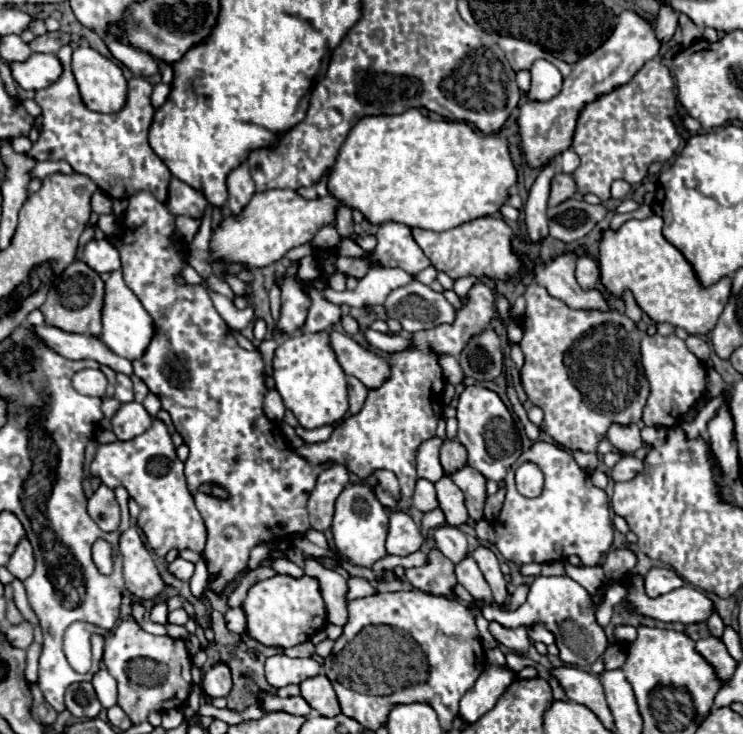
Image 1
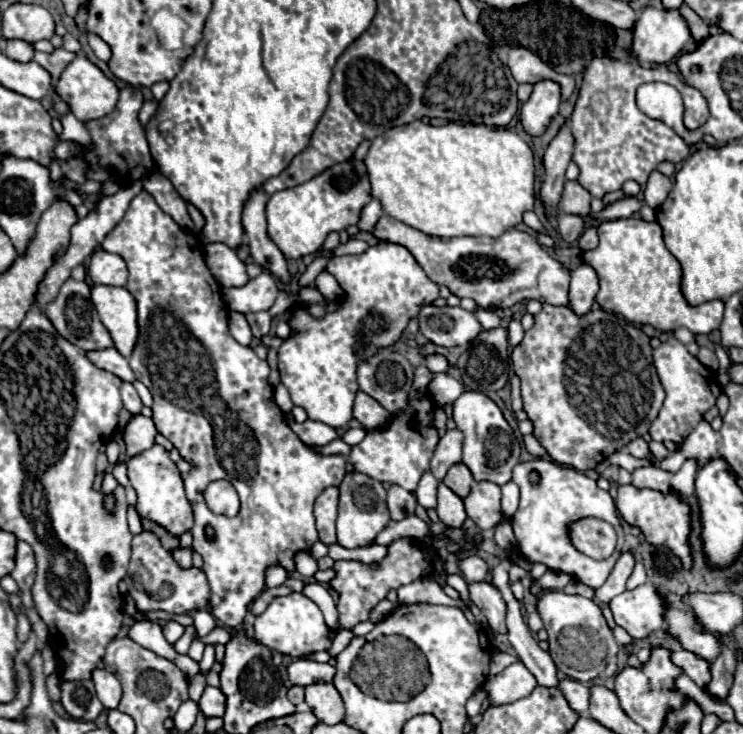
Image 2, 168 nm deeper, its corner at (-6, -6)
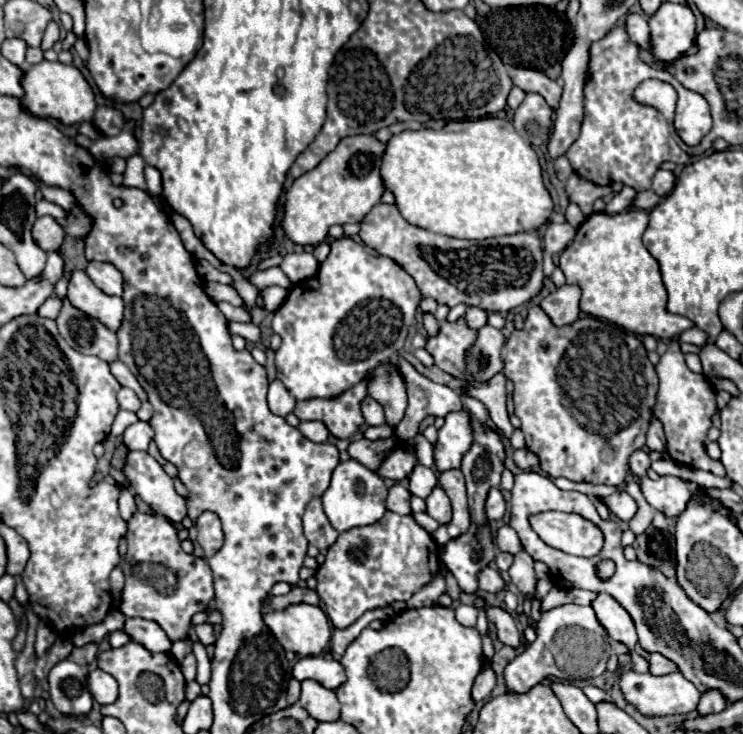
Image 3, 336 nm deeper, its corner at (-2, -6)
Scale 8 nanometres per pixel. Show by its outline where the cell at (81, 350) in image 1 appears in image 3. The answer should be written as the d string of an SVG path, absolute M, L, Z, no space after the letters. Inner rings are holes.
M120 360L112 362L112 364L110 364L110 370L112 370L114 378L116 378L116 380L118 380L122 386L132 388L132 390L138 394L138 398L140 398L140 400L146 400L146 392L142 390L142 386L138 384L136 376L134 376L134 374L128 370L128 366L126 366L124 362L120 362Z

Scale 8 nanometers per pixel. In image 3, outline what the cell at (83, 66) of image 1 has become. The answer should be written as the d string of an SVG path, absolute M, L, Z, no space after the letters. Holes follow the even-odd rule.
M42 60L40 64L32 64L22 74L22 88L24 88L24 96L20 98L20 104L22 108L28 108L28 112L32 112L32 116L36 118L52 118L68 126L68 124L92 120L94 116L96 110L94 92L84 80L82 72L74 66L48 62L48 60Z

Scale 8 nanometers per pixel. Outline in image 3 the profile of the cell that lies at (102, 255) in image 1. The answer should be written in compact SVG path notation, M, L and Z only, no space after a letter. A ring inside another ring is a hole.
M90 262L86 268L90 280L108 296L122 296L122 274L108 262Z

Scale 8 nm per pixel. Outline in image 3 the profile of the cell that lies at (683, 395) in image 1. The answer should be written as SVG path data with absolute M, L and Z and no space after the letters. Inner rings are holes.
M672 340L664 356L660 356L656 374L660 378L660 388L658 388L658 402L654 408L654 416L660 418L664 426L666 440L668 440L666 452L670 454L670 458L694 470L708 470L716 476L726 476L720 460L712 460L706 454L706 436L708 436L708 430L712 428L712 418L718 410L714 386L702 374L694 374L686 366L684 354L680 352L680 346L676 340Z

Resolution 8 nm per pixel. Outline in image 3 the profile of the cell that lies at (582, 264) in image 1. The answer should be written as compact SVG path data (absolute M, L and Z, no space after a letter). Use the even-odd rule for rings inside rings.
M562 286L548 294L542 302L540 308L550 316L552 324L556 326L566 326L572 324L580 316L580 288L578 286Z

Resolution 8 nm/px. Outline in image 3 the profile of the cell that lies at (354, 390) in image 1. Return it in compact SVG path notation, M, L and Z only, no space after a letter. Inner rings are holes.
M370 396L364 398L364 402L362 402L362 414L366 418L366 424L370 424L370 426L382 426L382 424L386 424L384 408L376 400L372 400Z

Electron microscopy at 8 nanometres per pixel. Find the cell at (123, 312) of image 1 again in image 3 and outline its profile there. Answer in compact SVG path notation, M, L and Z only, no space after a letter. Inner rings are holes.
M74 270L68 282L68 300L74 308L100 320L110 330L118 330L122 322L124 302L118 296L108 296L100 292L84 270Z

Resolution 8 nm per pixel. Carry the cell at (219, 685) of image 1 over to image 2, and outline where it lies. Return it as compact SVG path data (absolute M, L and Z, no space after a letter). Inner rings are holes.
M206 686L202 700L200 700L200 710L212 718L212 716L224 716L224 708L226 708L226 696L220 688L216 686Z

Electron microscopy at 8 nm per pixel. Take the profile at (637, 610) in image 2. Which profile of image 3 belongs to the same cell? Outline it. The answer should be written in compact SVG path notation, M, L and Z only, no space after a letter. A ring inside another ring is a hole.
M598 594L592 604L590 604L596 612L596 618L600 620L602 628L608 632L608 638L614 642L622 642L624 646L628 646L628 650L632 650L638 642L636 630L634 630L634 622L628 616L628 612L608 594Z

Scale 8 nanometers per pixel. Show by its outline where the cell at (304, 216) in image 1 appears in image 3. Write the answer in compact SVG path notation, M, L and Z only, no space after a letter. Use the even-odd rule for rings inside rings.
M374 134L348 136L316 166L312 172L296 178L286 192L284 204L284 230L296 244L320 244L324 242L328 228L334 224L360 222L382 198L384 182L380 180L380 160L384 156L386 142L380 142Z

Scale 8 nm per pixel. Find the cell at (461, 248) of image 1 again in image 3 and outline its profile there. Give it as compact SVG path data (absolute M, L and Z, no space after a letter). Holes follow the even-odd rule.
M376 204L360 226L358 236L362 242L380 256L388 256L400 264L414 278L422 298L434 298L438 304L450 308L466 304L486 312L506 314L542 290L542 244L536 232L518 232L486 240L458 240L406 222L400 210L390 204Z

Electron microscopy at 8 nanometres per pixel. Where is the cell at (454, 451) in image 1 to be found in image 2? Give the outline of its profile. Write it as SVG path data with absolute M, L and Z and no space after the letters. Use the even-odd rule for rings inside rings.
M462 462L454 464L454 466L448 470L446 478L444 478L444 484L446 484L450 490L454 490L460 498L464 498L464 496L470 492L472 482L474 482L472 472L468 472L468 466L462 464Z

